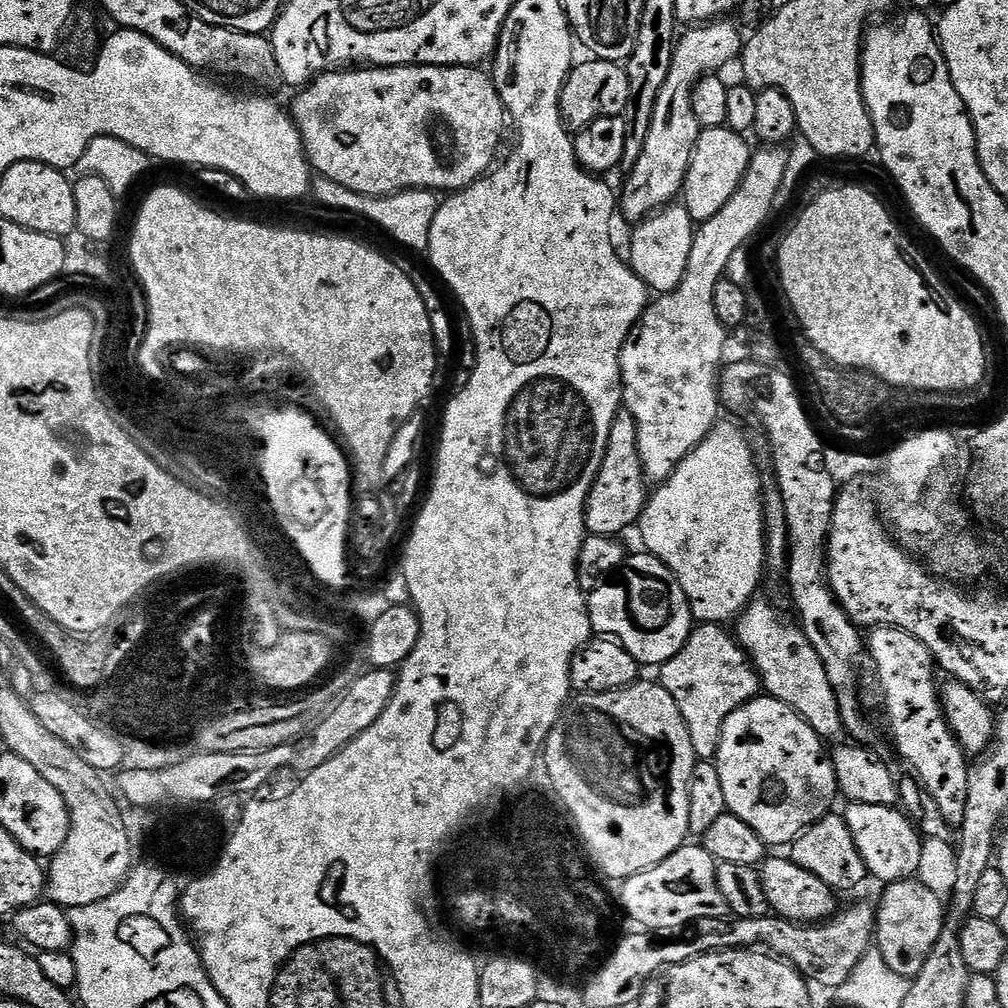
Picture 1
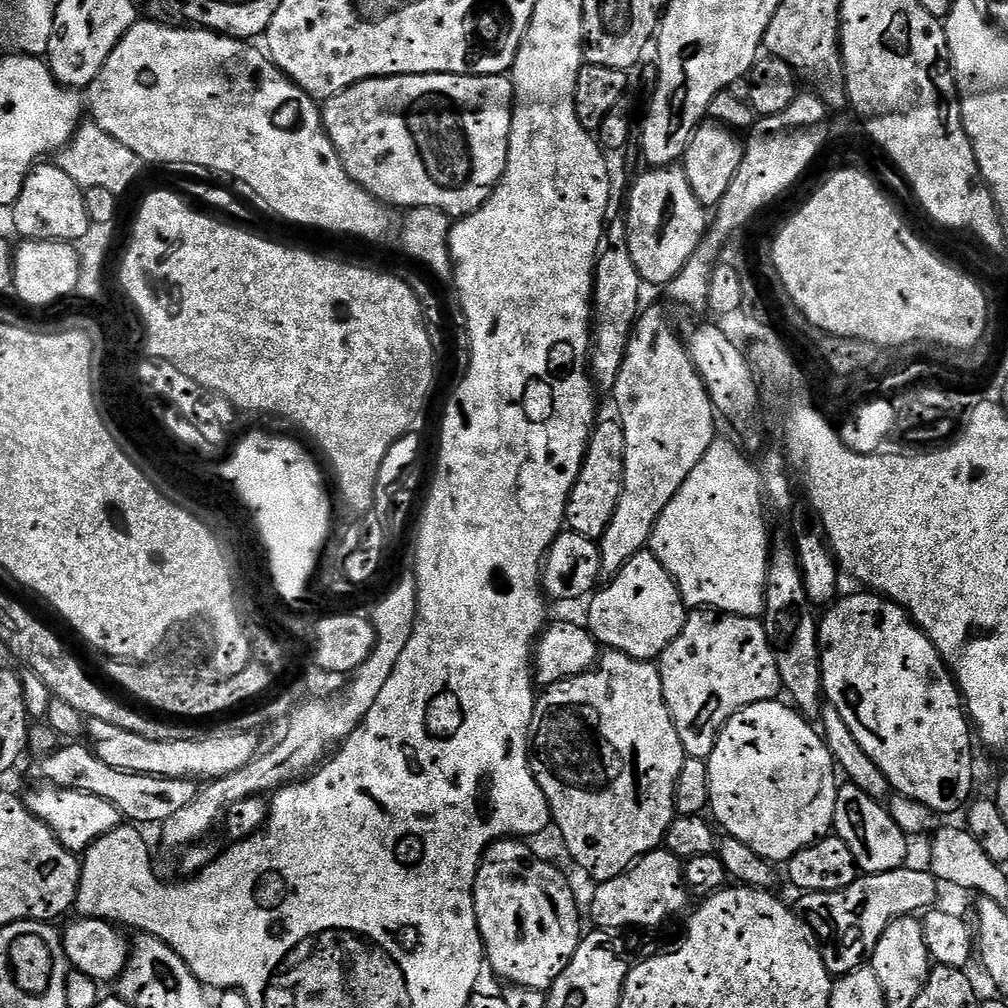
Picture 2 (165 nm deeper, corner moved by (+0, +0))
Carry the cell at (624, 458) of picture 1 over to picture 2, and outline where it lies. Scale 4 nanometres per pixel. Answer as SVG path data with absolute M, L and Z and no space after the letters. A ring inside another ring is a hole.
M601 419L593 428L582 462L582 470L574 482L566 506L567 527L594 541L599 541L606 526L610 526L610 518L614 518L614 510L618 506L618 498L622 494L622 482L624 481L626 434L622 430L619 419L611 419Z

